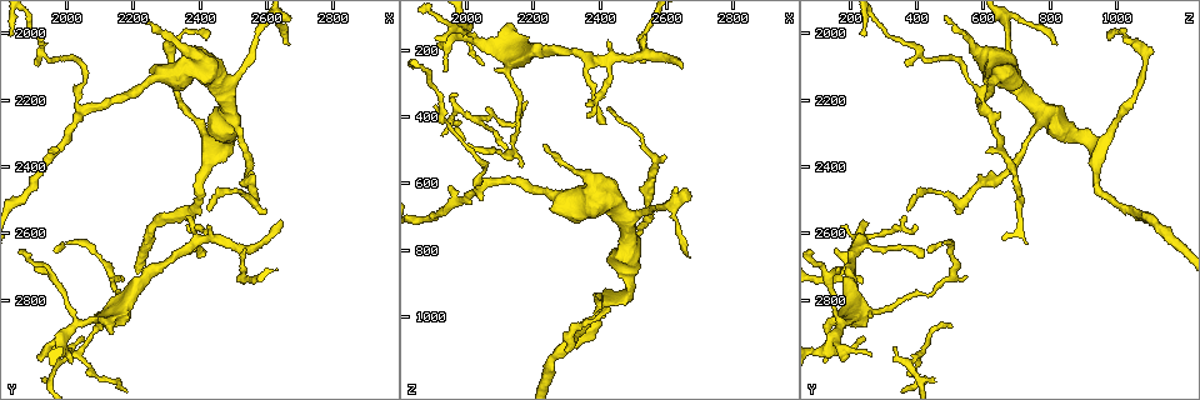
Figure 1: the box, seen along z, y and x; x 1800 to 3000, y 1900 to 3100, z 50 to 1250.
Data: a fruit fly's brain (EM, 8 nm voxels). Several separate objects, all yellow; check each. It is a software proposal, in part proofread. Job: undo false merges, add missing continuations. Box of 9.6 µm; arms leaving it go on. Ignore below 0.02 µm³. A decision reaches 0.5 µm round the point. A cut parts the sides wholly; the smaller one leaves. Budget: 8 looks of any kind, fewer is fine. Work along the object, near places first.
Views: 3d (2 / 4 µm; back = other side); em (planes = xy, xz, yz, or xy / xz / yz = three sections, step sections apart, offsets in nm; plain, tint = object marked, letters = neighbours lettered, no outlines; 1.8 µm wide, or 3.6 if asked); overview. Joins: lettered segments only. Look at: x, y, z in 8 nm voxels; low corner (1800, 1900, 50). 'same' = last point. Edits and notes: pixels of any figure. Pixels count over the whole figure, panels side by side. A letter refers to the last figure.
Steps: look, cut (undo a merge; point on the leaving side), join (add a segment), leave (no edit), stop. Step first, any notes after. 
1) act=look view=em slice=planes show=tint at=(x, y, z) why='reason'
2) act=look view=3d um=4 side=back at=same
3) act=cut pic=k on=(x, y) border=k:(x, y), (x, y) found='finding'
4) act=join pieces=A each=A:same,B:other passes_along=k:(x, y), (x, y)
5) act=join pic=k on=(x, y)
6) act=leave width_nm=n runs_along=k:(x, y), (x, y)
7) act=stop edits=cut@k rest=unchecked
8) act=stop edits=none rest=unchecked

act=look view=3d um=2 at=(2130, 2900, 130) why='branch stops here'

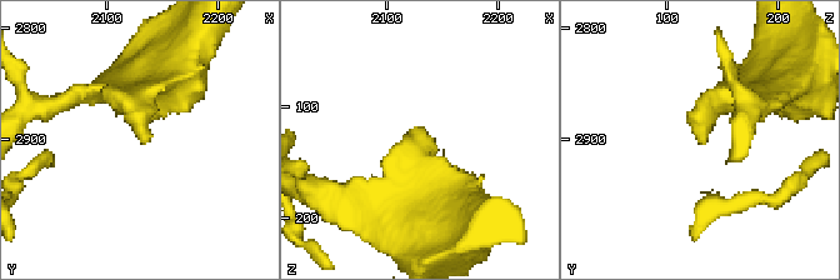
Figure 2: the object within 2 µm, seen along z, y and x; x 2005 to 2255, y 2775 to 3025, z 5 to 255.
act=look view=em slice=planes show=letters at=(2134, 2906, 132)

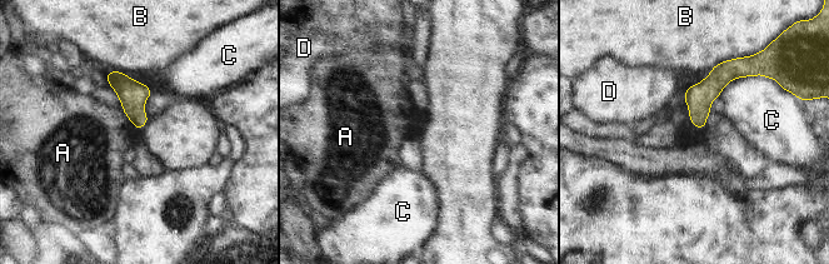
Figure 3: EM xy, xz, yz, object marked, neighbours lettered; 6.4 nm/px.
act=leave each=A:other,B:other,C:other,D:other found='none of them fits'

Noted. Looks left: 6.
act=look view=3d um=4 at=(2430, 2580, 190) why='three-way junction'

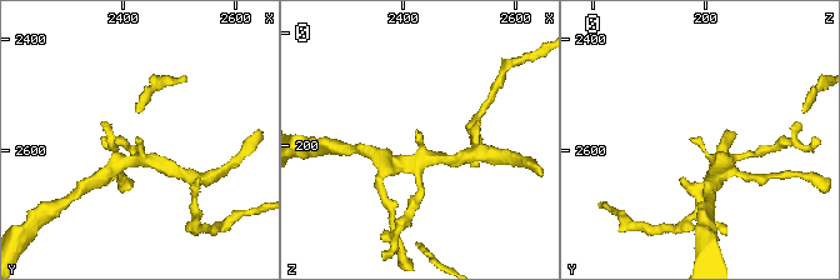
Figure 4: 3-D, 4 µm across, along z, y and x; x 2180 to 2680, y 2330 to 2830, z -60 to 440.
act=look view=em slice=planes show=plain at=(2430, 2575, 190) arms=3 why='now the EM'

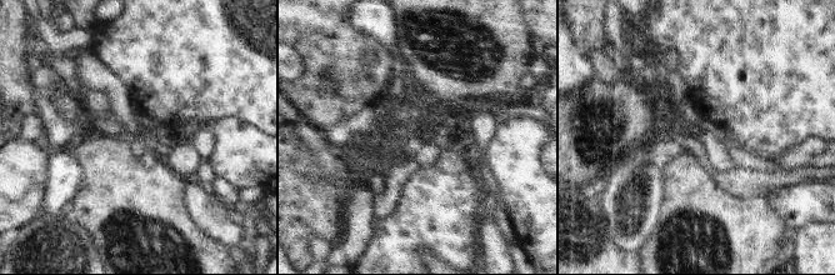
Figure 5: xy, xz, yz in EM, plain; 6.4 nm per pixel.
act=look view=em slice=planes show=letters at=same why='what lies round it'

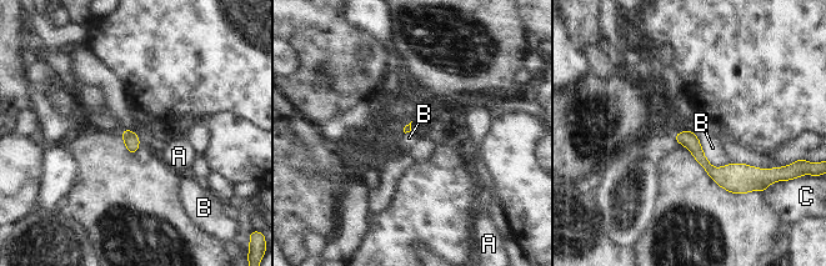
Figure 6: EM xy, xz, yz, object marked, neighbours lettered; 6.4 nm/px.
act=leave each=A:other,B:other,C:other runs_along=6:(679, 137), (715, 174), (754, 172) found='no lettered segment goes on from it'

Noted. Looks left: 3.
act=look view=em slice=planes show=letters at=(2050, 2220, 590) why='three arms meet'

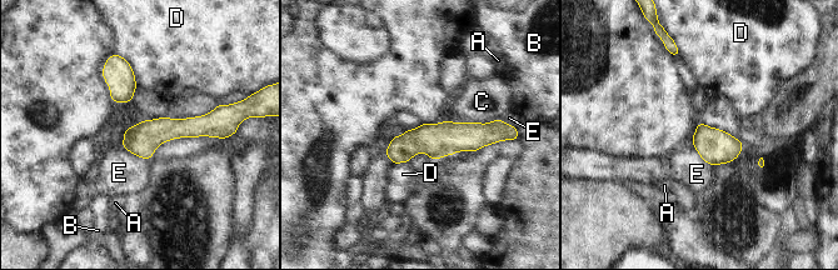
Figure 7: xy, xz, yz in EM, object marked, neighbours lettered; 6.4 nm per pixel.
act=leave width_nm=200 longest_contact=E:700nm each=A:other,B:other,C:other,D:other,E:other found='all the same neuron'

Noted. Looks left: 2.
act=look view=3d um=2 at=(2010, 2970, 410) why='sharp bend'

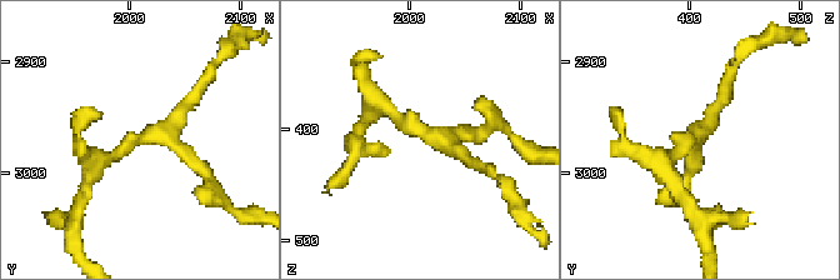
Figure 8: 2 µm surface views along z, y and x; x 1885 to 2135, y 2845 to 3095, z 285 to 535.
act=look view=em slice=planes show=letters at=(2014, 2964, 406) why='need the tissue'

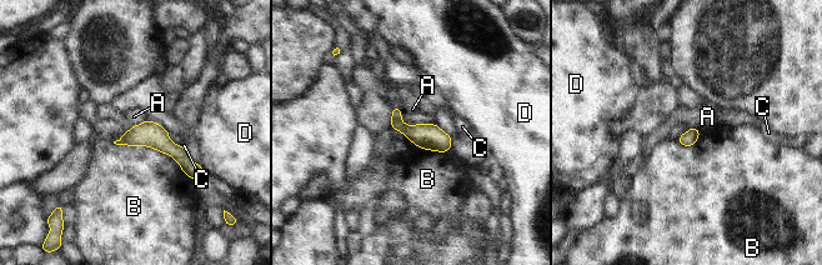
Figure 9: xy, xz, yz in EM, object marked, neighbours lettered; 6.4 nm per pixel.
act=leave each=A:other,B:other,C:other,D:other runs_along=9:(123, 140), (158, 139), (195, 173) found='continuous, no second neuron'

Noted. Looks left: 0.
act=stop edits=none rest=unchecked

